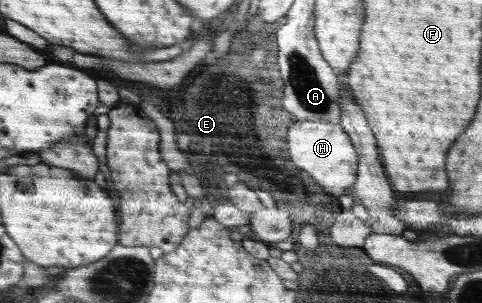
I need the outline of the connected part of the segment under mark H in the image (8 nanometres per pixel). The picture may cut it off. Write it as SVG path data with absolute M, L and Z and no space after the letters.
M302 121L294 123L288 129L288 153L292 163L306 171L324 191L340 197L352 189L359 175L359 153L351 141L350 135L337 124L322 121Z

